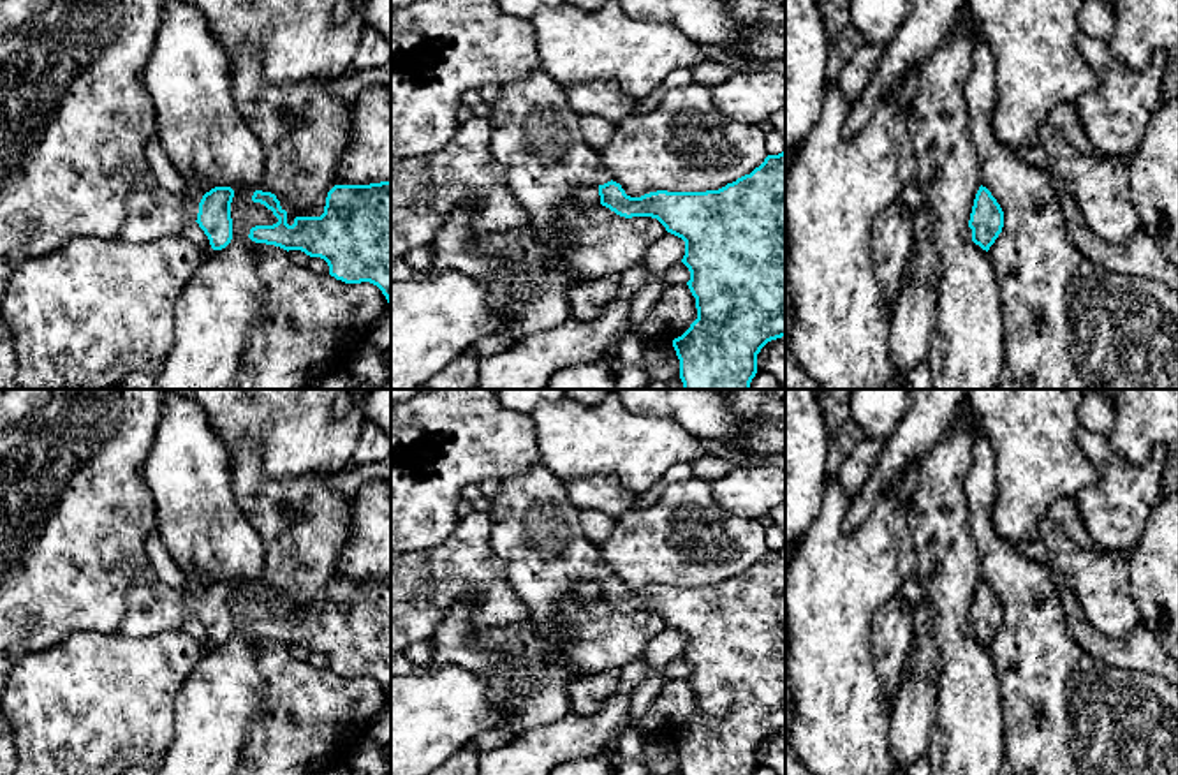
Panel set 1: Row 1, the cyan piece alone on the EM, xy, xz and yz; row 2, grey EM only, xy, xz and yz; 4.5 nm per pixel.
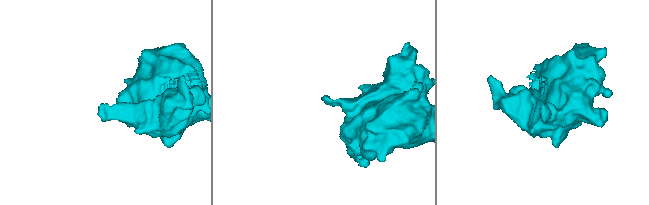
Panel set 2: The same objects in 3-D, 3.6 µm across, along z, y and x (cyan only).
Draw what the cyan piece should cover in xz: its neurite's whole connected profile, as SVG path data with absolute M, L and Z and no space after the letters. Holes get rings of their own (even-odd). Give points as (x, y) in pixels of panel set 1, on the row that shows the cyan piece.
M541 67L500 85L500 95L490 104L490 151L505 167L507 185L530 213L534 238L546 247L544 266L555 268L571 252L572 238L560 225L558 213L588 185L597 185L600 204L620 217L657 218L685 241L681 262L690 271L687 285L697 308L697 319L673 340L683 389L750 389L757 354L768 342L785 336L785 150L768 155L750 174L718 190L657 190L630 197L604 169L600 153L583 139L581 116L569 106L565 86Z

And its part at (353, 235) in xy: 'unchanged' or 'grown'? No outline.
unchanged

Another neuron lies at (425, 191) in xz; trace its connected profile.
M474 116L458 125L438 151L412 160L391 160L391 261L403 259L417 247L431 247L449 215L467 203L474 204L472 229L479 234L530 225L530 213L505 181L505 167L490 151L490 136L490 122Z

